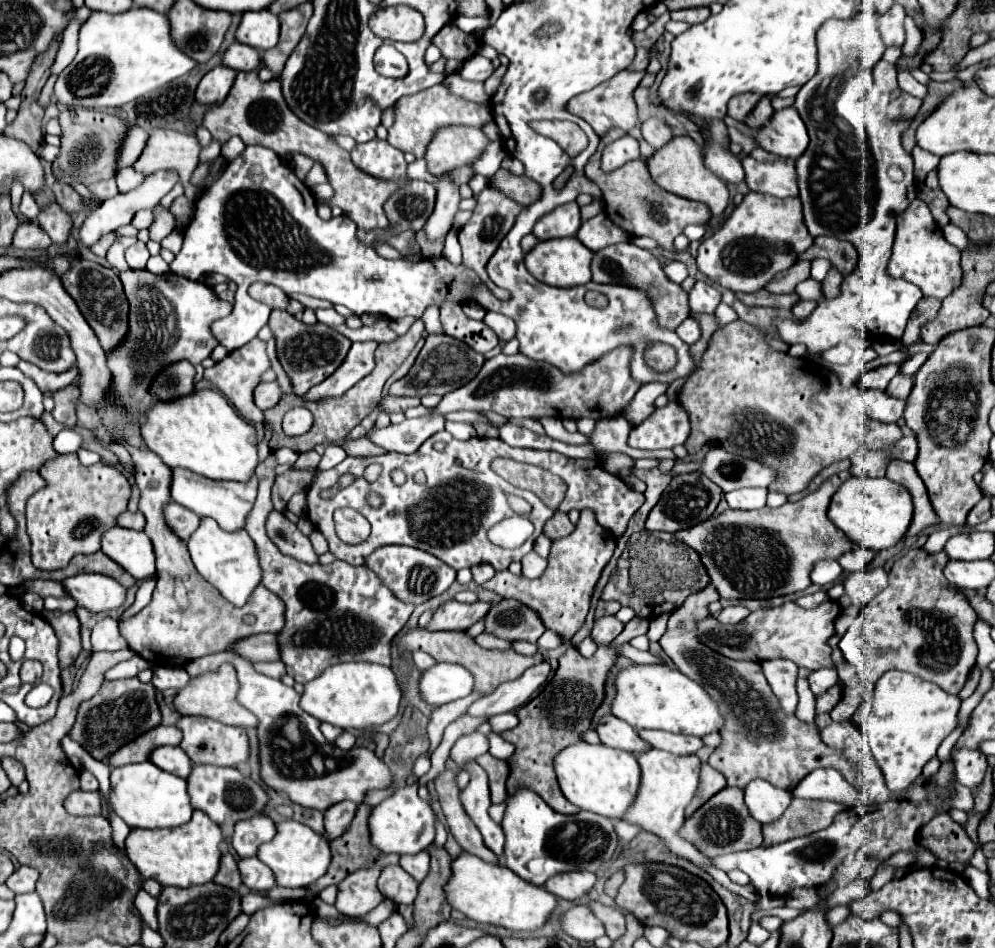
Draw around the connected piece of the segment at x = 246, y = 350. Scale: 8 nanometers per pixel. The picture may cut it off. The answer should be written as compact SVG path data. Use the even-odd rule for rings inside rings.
M253 338L249 344L229 352L221 362L217 362L215 366L205 370L205 378L229 398L229 402L241 412L243 418L247 418L251 422L263 422L263 412L257 410L257 406L255 406L253 390L261 382L261 374L271 368L271 362L269 362L269 356L267 356L265 348L267 348L265 342L261 342L259 338Z

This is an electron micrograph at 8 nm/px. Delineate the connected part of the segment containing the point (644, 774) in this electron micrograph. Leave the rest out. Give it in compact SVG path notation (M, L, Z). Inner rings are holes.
M653 748L653 750L649 750L649 752L639 756L639 766L641 766L641 790L637 794L637 802L629 808L629 814L625 814L623 820L639 824L643 830L657 834L673 852L677 852L683 858L689 858L691 862L695 862L699 866L707 866L707 872L715 880L719 880L721 884L729 886L737 894L741 894L741 896L749 898L751 902L755 902L757 900L757 892L751 886L737 886L737 884L733 884L721 872L721 868L713 866L707 856L703 856L693 844L689 844L687 840L683 840L679 836L679 828L685 822L685 808L693 800L693 796L697 792L697 786L699 786L699 772L701 772L699 758L695 754L691 754L691 756L675 756L671 752Z

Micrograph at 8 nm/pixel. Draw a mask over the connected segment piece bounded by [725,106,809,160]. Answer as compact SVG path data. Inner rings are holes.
M793 106L775 112L773 122L769 122L769 126L765 126L765 130L749 130L743 122L737 122L729 116L725 116L725 124L743 128L745 132L749 132L757 138L761 148L765 148L767 152L773 152L777 156L783 156L783 158L797 160L809 144L807 128Z

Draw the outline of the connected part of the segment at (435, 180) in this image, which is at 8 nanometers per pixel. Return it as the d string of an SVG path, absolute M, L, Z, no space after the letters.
M415 160L413 164L409 164L407 168L407 174L411 178L417 178L417 180L425 180L425 182L431 182L431 184L439 184L439 176L433 176L429 170L427 170L427 162L425 160Z

